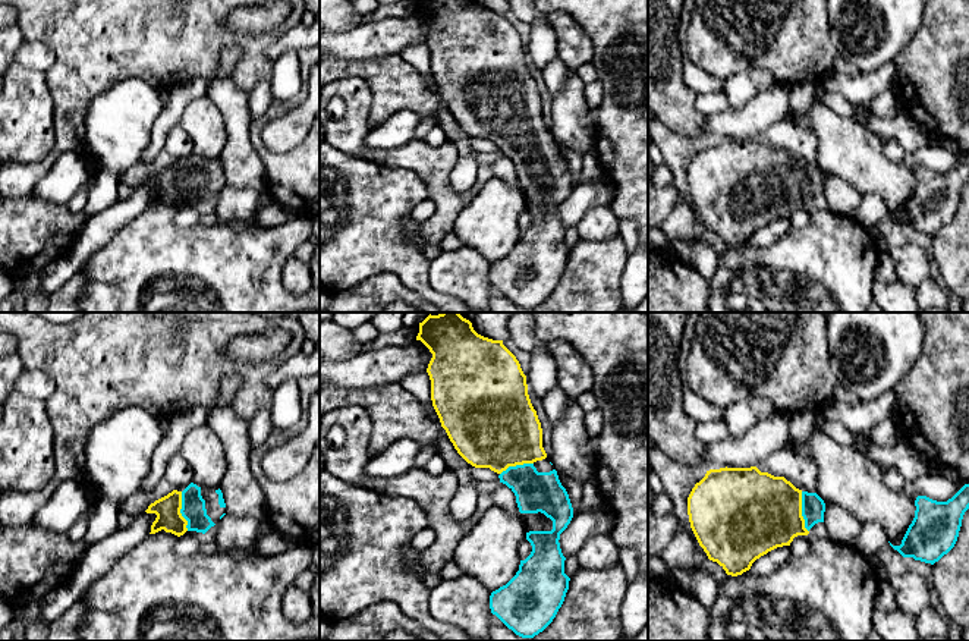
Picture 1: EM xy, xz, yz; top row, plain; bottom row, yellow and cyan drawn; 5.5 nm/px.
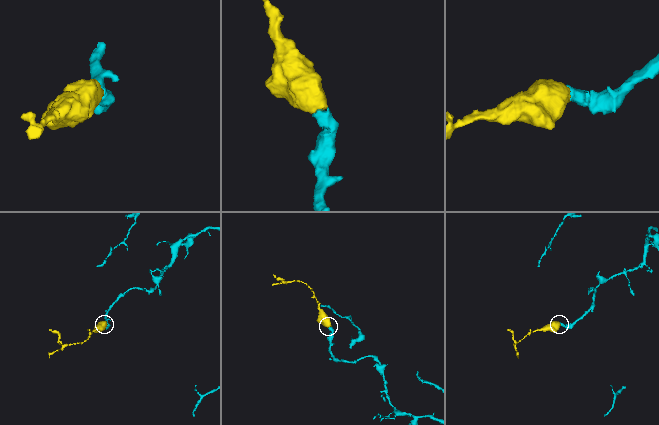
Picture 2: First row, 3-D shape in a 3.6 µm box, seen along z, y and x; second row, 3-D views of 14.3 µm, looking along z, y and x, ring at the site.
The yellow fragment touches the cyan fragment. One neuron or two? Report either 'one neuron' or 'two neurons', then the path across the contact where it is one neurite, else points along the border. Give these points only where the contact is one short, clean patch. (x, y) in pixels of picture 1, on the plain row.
one neuron | across yz (755, 184), (801, 184), (812, 178)

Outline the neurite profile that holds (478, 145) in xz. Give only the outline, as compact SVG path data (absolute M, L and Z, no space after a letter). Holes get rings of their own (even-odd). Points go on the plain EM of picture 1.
M471 139L472 151L474 154L490 154L497 155L500 154L500 150L497 144L491 142L490 139Z

